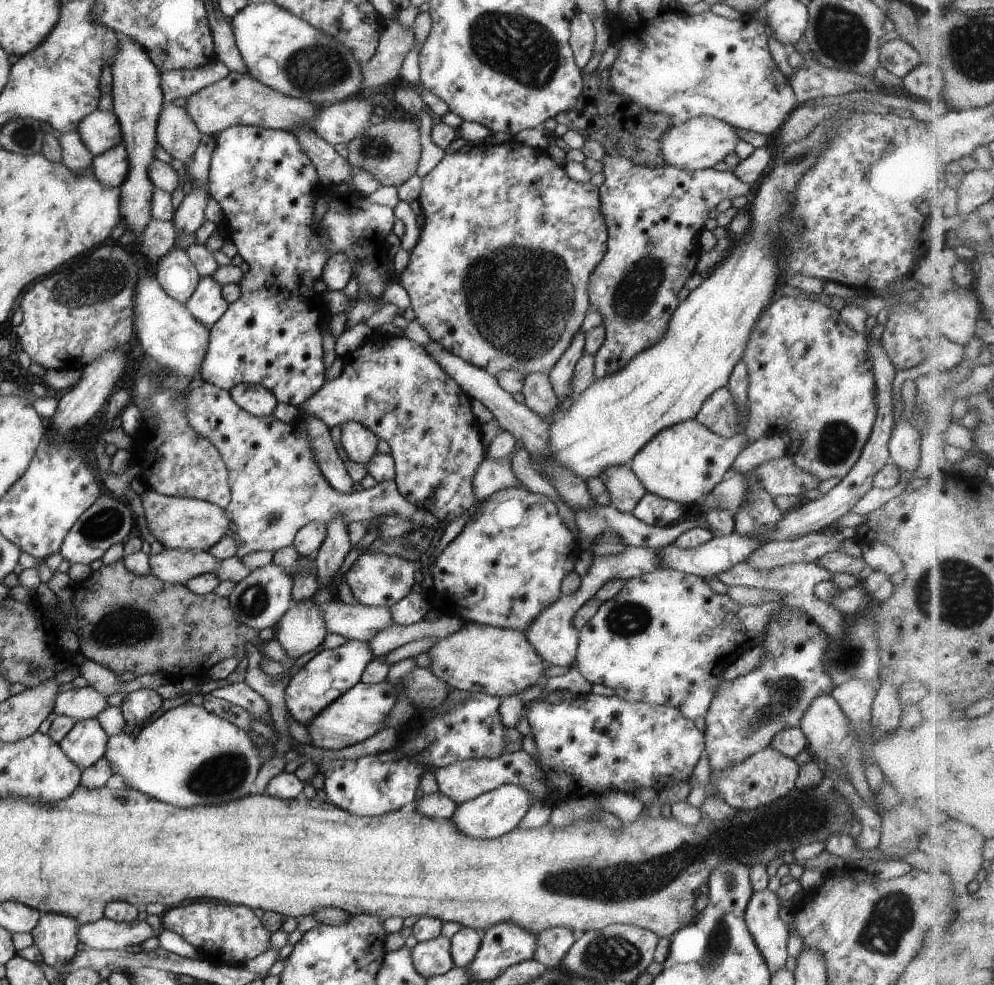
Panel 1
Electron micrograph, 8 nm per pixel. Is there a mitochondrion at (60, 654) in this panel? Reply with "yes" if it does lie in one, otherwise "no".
no

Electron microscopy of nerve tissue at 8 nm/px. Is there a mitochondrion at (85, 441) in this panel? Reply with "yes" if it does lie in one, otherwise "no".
no

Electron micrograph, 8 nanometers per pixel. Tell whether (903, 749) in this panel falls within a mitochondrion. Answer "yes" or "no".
yes

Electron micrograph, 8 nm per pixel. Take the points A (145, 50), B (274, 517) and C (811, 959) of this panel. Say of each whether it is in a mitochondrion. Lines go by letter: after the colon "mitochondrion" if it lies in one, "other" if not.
A: other
B: mitochondrion
C: other

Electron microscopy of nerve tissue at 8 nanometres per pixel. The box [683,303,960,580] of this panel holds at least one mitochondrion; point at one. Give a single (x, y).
(837, 444)

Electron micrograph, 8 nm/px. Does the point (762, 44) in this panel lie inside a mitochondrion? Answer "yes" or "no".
no

